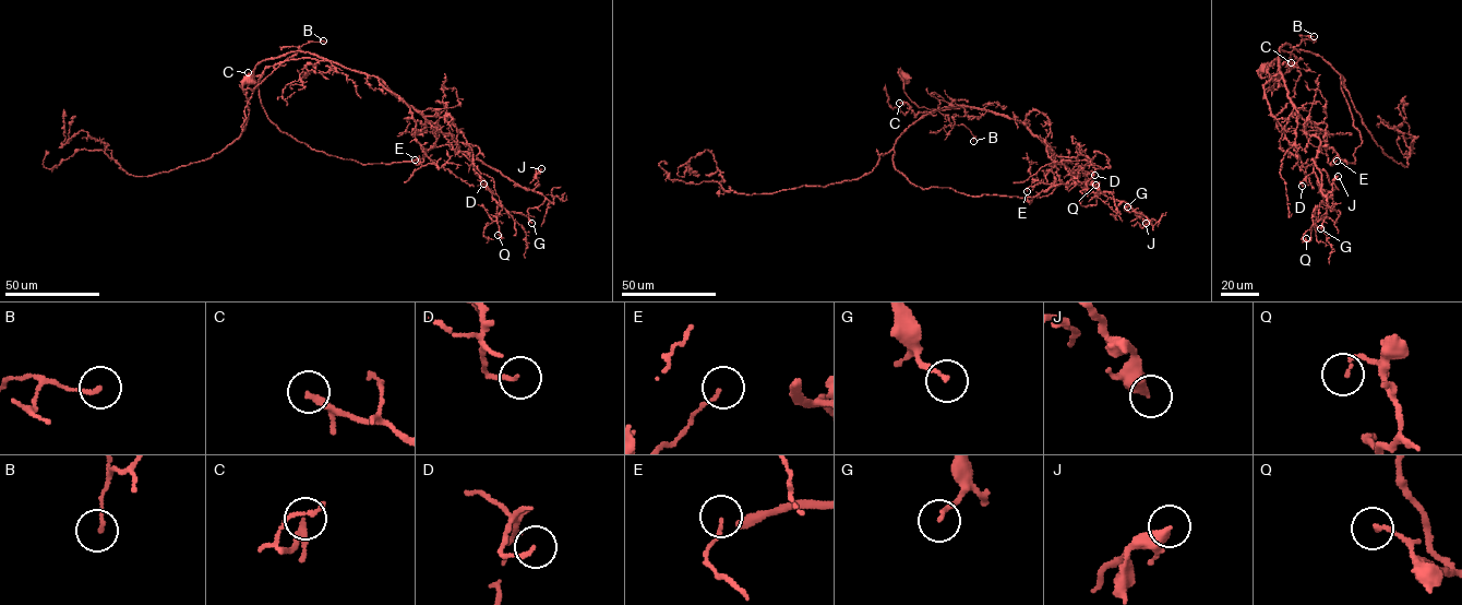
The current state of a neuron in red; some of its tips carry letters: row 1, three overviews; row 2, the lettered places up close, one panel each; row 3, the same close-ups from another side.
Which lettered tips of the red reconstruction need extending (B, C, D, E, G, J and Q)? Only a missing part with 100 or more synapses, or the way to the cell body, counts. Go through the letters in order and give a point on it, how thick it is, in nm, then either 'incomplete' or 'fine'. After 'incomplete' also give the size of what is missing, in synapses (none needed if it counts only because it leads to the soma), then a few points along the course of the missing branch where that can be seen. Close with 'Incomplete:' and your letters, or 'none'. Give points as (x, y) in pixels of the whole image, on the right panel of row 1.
B: at (1314, 36); 120 nm thick; fine
C: at (1291, 62); 160 nm thick; fine
D: at (1302, 186); 130 nm thick; fine
E: at (1337, 161); 100 nm thick; fine
G: at (1320, 228); 150 nm thick; fine
J: at (1338, 176); 400 nm thick; fine
Q: at (1306, 238); 120 nm thick; fine
Incomplete: none

